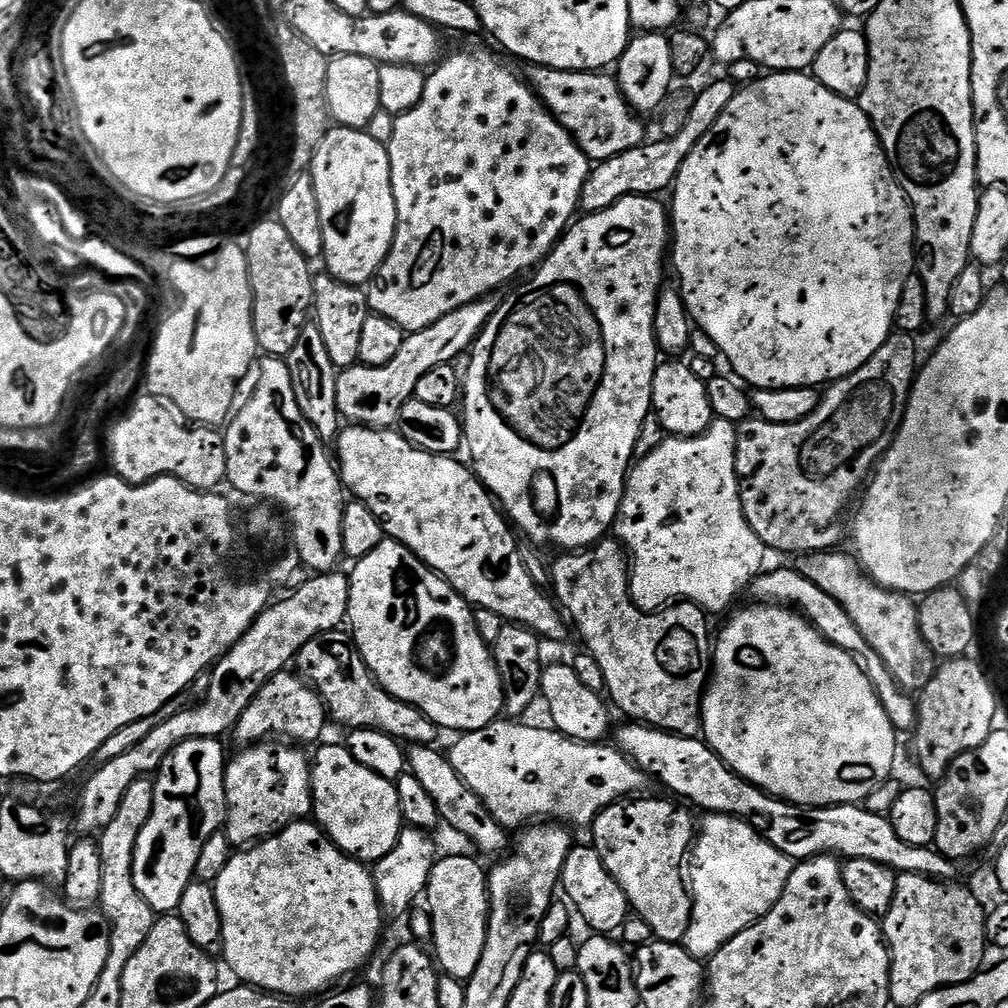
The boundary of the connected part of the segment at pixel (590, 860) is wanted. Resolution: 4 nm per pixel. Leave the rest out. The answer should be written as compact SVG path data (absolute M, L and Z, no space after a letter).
M574 846L570 850L570 854L566 858L566 866L562 866L559 887L562 892L568 895L566 897L567 903L574 909L575 915L579 919L581 916L592 927L593 933L619 933L624 927L624 921L630 915L628 899L626 894L622 894L622 886L618 886L618 882L614 882L610 870L606 870L606 866L595 847L587 847Z

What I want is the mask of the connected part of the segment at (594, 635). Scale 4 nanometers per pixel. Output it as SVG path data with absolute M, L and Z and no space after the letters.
M605 538L605 539L599 540L599 542L592 545L591 548L586 548L583 550L568 550L568 551L565 551L563 554L560 554L557 556L560 556L560 557L558 557L557 560L554 562L551 561L551 564L550 564L550 571L552 573L551 591L554 593L555 599L558 601L559 607L561 609L566 610L566 612L567 612L567 608L568 608L569 613L567 612L567 615L570 617L570 620L571 620L570 615L572 615L573 621L571 620L571 623L574 625L574 628L575 628L574 623L576 623L576 628L578 631L580 631L580 636L582 639L584 639L585 646L588 647L588 648L585 648L587 655L592 656L594 658L594 662L598 662L598 667L600 667L600 669L602 669L602 678L604 679L604 692L606 693L607 699L609 701L611 701L611 703L613 705L615 705L614 703L616 703L617 706L620 707L621 710L624 711L626 715L628 715L625 717L627 717L627 719L629 721L639 722L641 724L649 724L650 727L652 727L652 728L661 728L663 730L663 732L673 732L676 736L699 737L702 732L702 729L700 727L700 706L701 706L701 704L704 703L704 690L705 690L705 688L707 688L708 681L710 679L710 669L712 667L712 650L714 647L713 641L710 639L710 636L709 636L709 640L708 640L708 620L709 620L709 617L706 615L704 609L699 608L699 606L697 606L696 604L690 604L687 602L680 602L680 603L677 603L675 606L665 606L665 607L663 607L657 611L654 611L654 612L643 612L643 610L641 608L637 608L636 603L634 603L632 600L632 589L630 587L630 560L629 560L629 557L626 555L626 549L625 549L624 545L620 543L619 539Z

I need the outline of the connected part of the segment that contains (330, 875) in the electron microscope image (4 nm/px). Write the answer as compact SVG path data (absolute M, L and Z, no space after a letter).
M298 820L296 823L283 828L276 836L269 836L268 839L259 841L243 850L237 851L226 862L226 870L218 874L215 882L216 901L218 902L218 914L222 918L222 953L224 960L228 963L228 968L237 977L239 983L251 984L254 988L261 988L264 992L273 992L276 996L286 996L297 998L296 996L319 997L327 993L333 987L335 980L340 980L343 976L348 976L351 972L356 972L372 955L376 952L376 943L380 940L380 931L384 928L386 917L380 907L380 899L376 893L376 882L371 871L368 872L361 861L355 860L352 856L347 856L341 848L337 848L335 842L323 828L315 822L308 820Z

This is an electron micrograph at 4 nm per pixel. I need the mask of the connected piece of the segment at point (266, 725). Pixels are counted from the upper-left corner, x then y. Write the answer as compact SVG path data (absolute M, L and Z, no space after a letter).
M285 670L274 674L274 678L270 678L270 682L262 686L262 690L258 690L250 706L246 706L242 718L238 718L234 737L236 736L240 746L251 746L269 738L283 738L300 746L312 743L315 745L315 740L324 732L324 723L329 723L329 720L324 699L316 693L316 689L295 671Z

